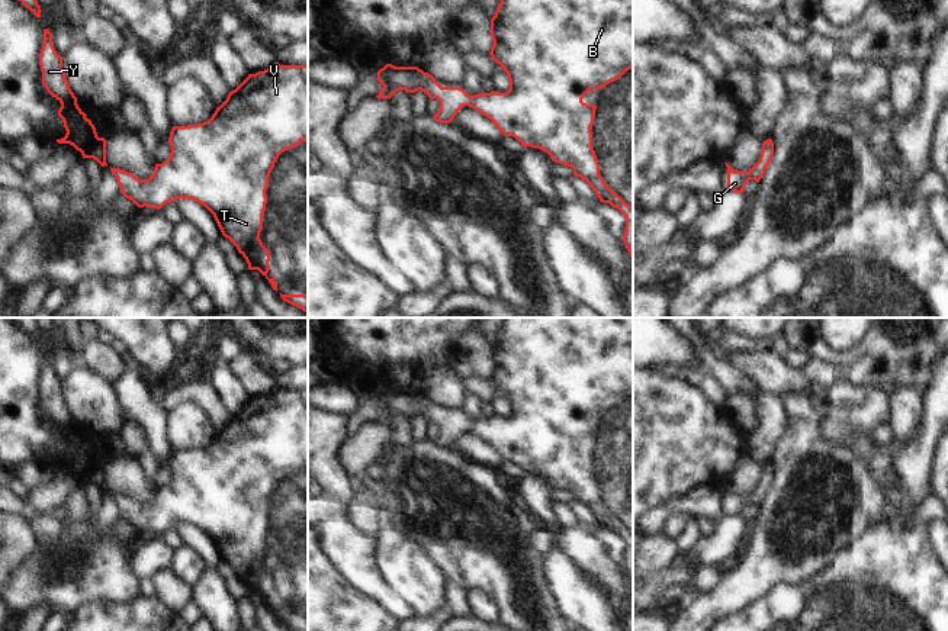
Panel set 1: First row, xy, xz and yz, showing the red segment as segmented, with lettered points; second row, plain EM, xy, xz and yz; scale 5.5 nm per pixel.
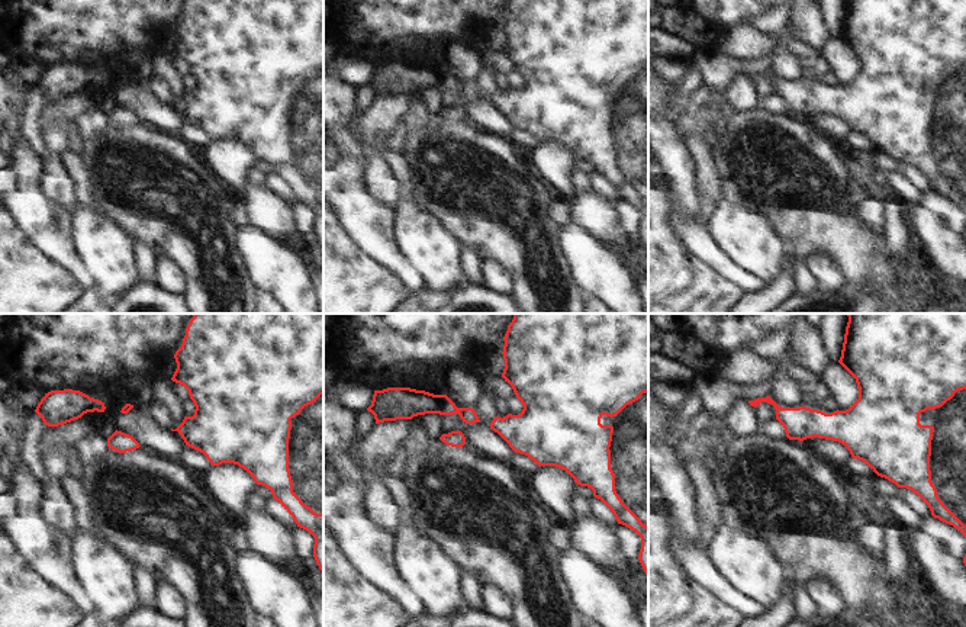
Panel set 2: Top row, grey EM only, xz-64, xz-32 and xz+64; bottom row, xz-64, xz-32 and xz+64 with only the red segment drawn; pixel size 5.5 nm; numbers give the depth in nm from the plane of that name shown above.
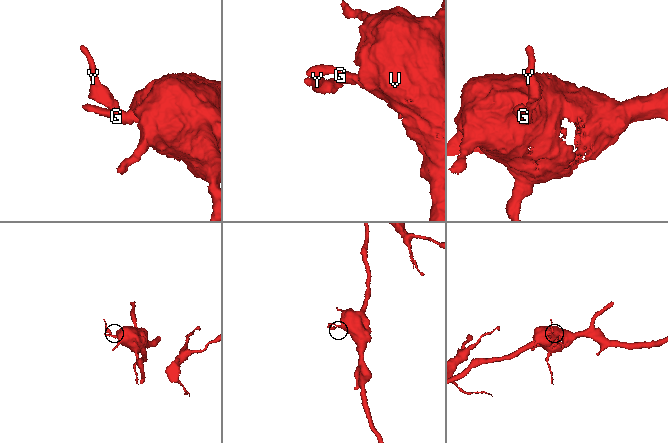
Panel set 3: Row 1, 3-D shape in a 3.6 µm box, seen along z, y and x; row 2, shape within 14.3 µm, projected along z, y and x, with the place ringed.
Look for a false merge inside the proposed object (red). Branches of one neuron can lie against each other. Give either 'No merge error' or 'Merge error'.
No merge error

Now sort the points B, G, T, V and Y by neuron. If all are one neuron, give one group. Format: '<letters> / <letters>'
B G T V Y

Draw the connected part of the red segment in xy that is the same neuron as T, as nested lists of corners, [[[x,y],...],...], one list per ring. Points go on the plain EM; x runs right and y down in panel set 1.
[[[280,390],[248,399],[226,425],[216,432],[208,447],[187,451],[173,451],[170,457],[171,479],[163,489],[155,489],[148,505],[139,505],[132,498],[110,493],[118,505],[120,518],[138,532],[161,534],[177,524],[192,524],[203,529],[215,543],[222,560],[228,563],[245,583],[248,595],[258,595],[277,616],[277,608],[267,602],[270,577],[260,564],[266,535],[269,502],[279,480],[301,467],[308,467],[308,390]]]

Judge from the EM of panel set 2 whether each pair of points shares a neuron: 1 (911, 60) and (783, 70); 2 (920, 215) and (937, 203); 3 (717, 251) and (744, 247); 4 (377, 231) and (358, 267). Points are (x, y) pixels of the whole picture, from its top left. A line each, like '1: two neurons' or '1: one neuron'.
1: two neurons
2: two neurons
3: two neurons
4: two neurons

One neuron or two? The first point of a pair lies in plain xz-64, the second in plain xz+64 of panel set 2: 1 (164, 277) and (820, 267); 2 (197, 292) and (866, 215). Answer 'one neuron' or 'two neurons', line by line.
1: one neuron
2: two neurons

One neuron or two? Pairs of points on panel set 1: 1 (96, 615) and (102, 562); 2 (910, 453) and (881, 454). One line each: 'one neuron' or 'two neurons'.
1: two neurons
2: two neurons

